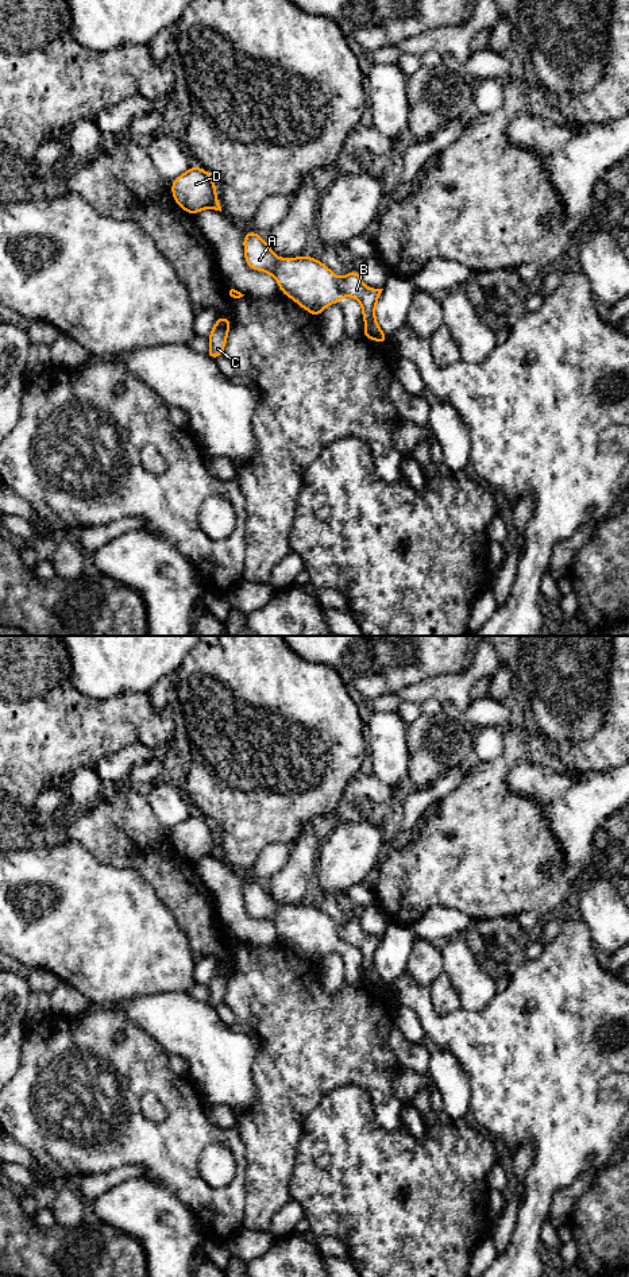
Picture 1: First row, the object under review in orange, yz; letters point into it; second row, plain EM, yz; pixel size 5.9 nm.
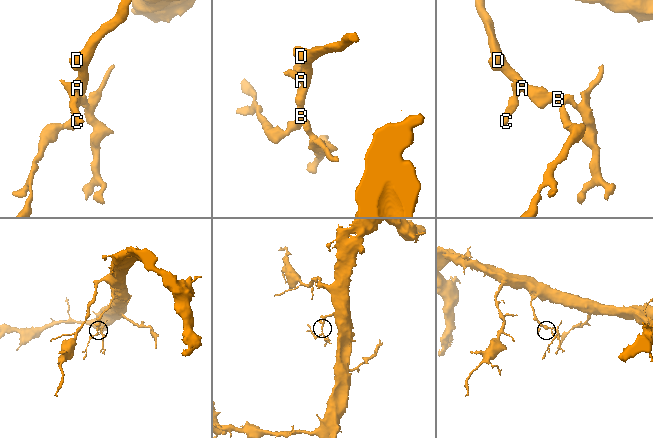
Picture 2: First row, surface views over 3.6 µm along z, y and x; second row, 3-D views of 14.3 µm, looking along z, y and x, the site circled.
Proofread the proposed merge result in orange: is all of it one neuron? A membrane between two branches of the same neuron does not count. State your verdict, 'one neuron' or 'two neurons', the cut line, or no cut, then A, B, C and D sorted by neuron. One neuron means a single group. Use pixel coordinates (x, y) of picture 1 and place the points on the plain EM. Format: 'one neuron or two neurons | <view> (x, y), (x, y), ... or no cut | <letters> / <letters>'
two neurons | yz (338, 926), (338, 934), (346, 942) | A C D / B

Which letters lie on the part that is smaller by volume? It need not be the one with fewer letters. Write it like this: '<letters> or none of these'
B

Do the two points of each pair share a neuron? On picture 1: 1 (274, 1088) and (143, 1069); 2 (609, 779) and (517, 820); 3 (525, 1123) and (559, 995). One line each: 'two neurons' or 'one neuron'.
1: two neurons
2: two neurons
3: one neuron

